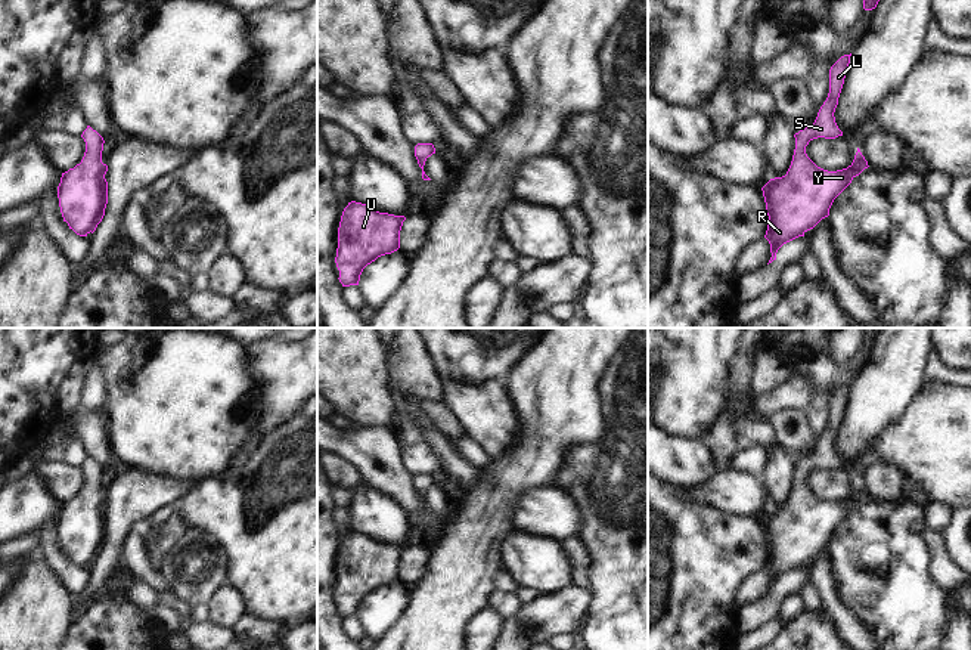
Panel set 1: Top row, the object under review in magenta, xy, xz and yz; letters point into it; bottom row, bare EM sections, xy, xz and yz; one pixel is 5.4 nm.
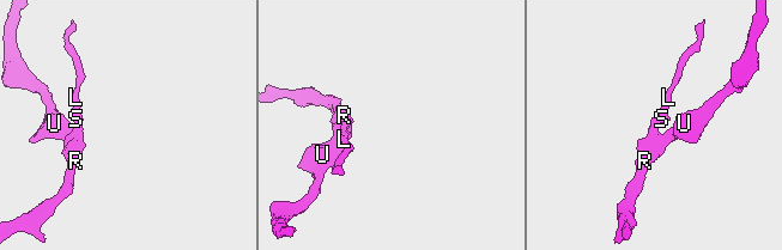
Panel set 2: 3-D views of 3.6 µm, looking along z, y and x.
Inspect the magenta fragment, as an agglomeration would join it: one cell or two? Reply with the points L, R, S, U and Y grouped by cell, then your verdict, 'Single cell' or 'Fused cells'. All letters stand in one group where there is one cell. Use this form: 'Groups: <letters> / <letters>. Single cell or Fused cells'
Groups: L R S U Y. Single cell

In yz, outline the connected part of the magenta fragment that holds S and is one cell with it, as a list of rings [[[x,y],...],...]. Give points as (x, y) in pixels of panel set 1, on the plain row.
[[[850,386],[841,387],[829,400],[829,424],[823,436],[820,437],[815,454],[798,464],[795,468],[795,480],[792,486],[791,496],[785,507],[770,510],[763,519],[763,527],[766,533],[766,544],[769,547],[769,555],[764,569],[770,575],[772,588],[769,594],[776,591],[778,581],[813,560],[822,550],[829,547],[829,539],[834,530],[851,514],[851,511],[859,507],[865,499],[868,499],[868,492],[862,486],[860,480],[854,486],[853,493],[843,501],[828,502],[818,498],[806,485],[806,477],[810,471],[818,468],[835,470],[843,467],[843,462],[835,454],[835,439],[838,436],[838,428],[844,415],[846,403],[850,394]]]

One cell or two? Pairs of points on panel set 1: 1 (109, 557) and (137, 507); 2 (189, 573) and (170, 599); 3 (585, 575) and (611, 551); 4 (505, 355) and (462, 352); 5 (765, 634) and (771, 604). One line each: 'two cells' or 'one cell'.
1: one cell
2: two cells
3: two cells
4: one cell
5: two cells

